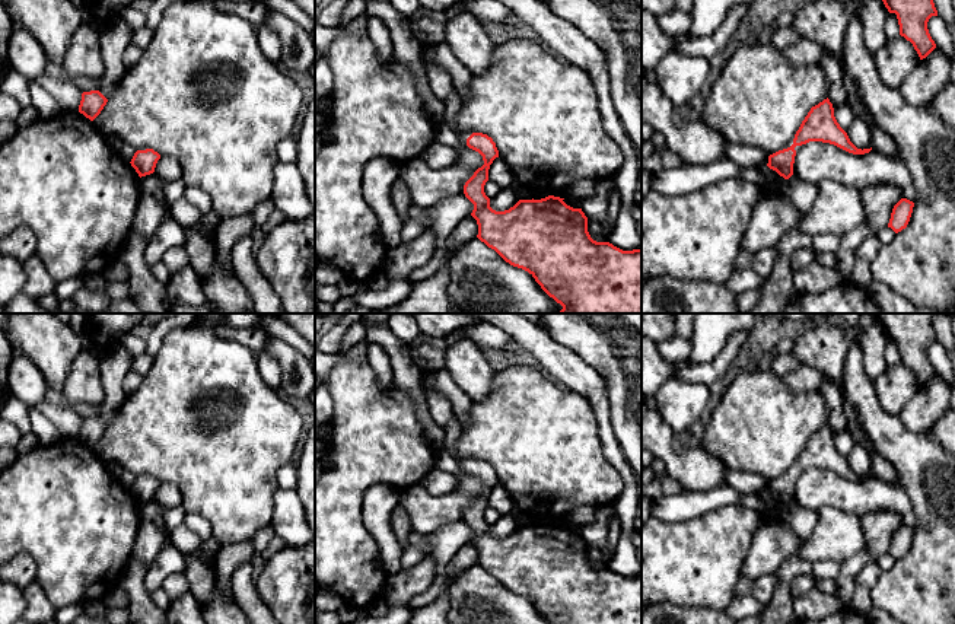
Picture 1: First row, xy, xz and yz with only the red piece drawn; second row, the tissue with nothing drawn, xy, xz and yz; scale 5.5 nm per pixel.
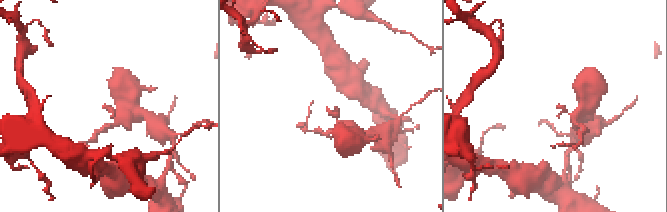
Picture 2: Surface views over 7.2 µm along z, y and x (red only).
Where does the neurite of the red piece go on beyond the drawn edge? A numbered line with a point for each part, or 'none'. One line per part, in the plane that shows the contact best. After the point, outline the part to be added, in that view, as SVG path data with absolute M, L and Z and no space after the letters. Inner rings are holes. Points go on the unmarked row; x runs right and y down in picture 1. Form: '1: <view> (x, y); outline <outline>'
none

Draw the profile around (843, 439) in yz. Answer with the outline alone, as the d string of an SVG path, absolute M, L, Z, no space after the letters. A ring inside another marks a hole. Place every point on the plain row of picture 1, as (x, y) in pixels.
M844 427L843 430L833 432L833 434L834 434L834 443L837 449L844 458L847 458L854 445L849 429Z

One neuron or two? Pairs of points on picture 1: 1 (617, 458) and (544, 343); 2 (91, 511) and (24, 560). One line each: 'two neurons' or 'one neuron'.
1: one neuron
2: two neurons

